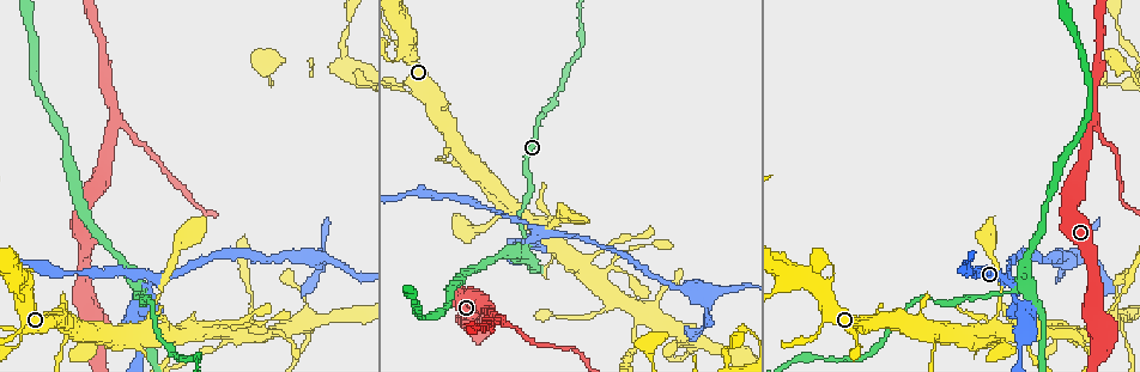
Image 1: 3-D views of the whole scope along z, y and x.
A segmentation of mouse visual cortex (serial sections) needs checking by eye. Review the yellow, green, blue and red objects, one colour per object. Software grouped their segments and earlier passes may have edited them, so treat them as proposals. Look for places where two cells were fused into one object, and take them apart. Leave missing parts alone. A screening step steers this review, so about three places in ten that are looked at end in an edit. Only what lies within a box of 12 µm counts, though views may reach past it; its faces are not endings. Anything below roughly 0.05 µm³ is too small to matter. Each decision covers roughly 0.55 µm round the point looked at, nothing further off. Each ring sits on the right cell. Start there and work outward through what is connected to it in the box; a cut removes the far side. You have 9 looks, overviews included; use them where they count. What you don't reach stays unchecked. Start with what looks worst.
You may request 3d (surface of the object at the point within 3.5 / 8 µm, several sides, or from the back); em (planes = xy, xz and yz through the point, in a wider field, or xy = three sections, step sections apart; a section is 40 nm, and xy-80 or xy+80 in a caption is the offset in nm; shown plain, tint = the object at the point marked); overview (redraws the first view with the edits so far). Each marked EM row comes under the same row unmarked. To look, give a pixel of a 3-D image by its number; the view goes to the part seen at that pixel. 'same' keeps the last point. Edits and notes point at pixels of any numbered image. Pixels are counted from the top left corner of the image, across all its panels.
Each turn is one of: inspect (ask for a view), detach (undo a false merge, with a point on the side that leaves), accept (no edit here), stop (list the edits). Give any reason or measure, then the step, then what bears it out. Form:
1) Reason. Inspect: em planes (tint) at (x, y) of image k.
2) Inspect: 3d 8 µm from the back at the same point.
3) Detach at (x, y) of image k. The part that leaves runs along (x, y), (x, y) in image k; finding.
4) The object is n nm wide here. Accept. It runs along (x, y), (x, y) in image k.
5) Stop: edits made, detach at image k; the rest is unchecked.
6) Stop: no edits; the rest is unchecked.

Arms part here. Inspect: 3d 8 µm at (143, 289) of image 1.

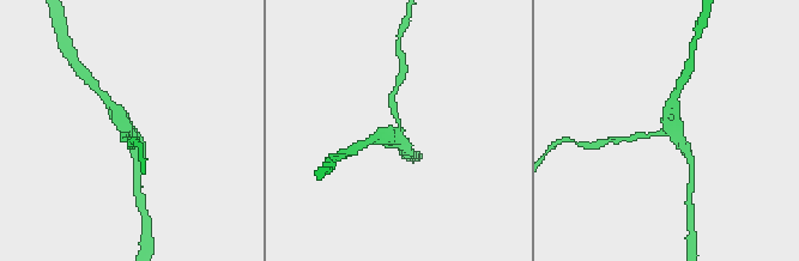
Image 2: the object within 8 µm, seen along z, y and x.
Inspect: 3d 3.5 µm from the back at (400, 127) of image 2.

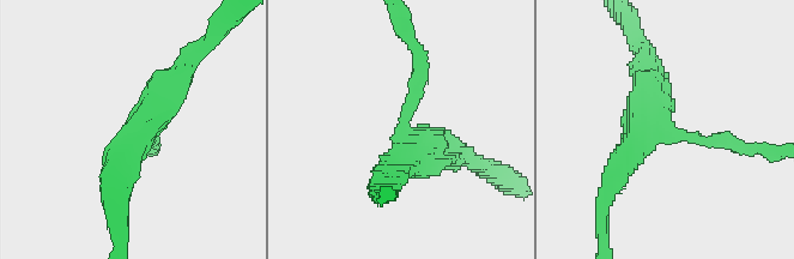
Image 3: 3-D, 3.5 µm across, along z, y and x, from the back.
Accept. It runs along (737, 145), (670, 133), (648, 71) in image 3; continuous, no second cell.

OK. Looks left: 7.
Sharp bend. Inspect: 3d 3.5 µm at (504, 319) of image 1.

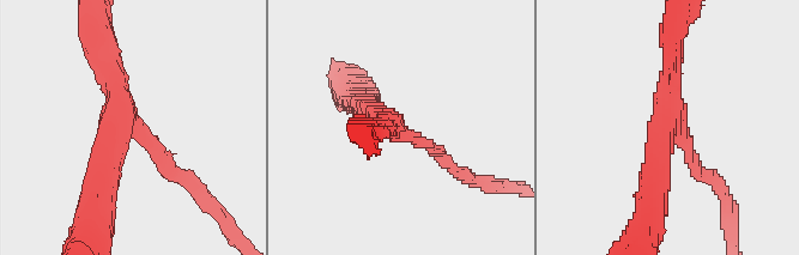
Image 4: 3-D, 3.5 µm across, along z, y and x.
3 arms meet here; the arms are 150, 250, 400 nm wide; need the tissue. Inspect: em xy step 2 (tint) at (396, 125) of image 4.

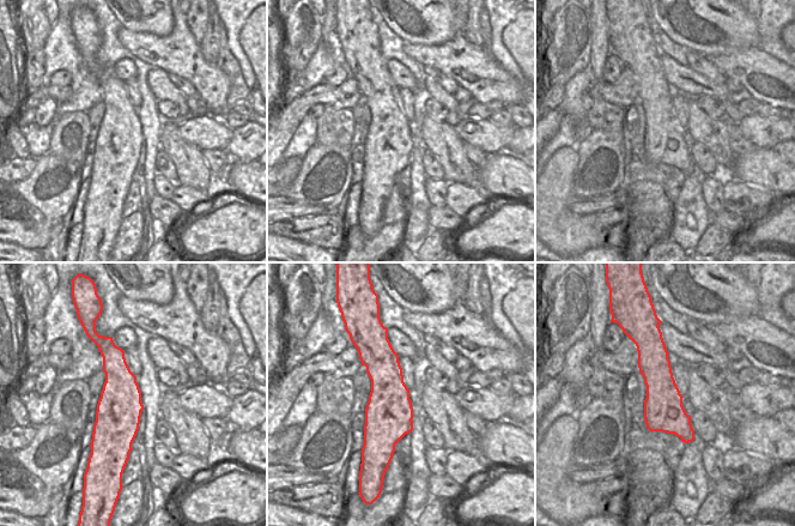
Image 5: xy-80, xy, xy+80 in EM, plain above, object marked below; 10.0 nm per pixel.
Accept. It runs along (654, 194), (673, 50) in image 4; one cell here.

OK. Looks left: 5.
Small branch off a trunk. Inspect: 3d 3.5 µm from the back at (637, 321) of image 1.

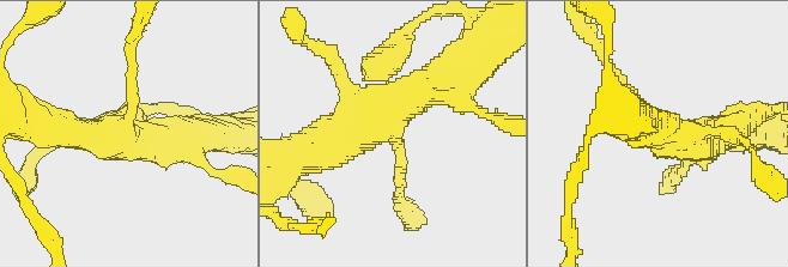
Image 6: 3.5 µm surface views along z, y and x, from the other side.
Inspect: em planes (tint) at (394, 136) of image 6.

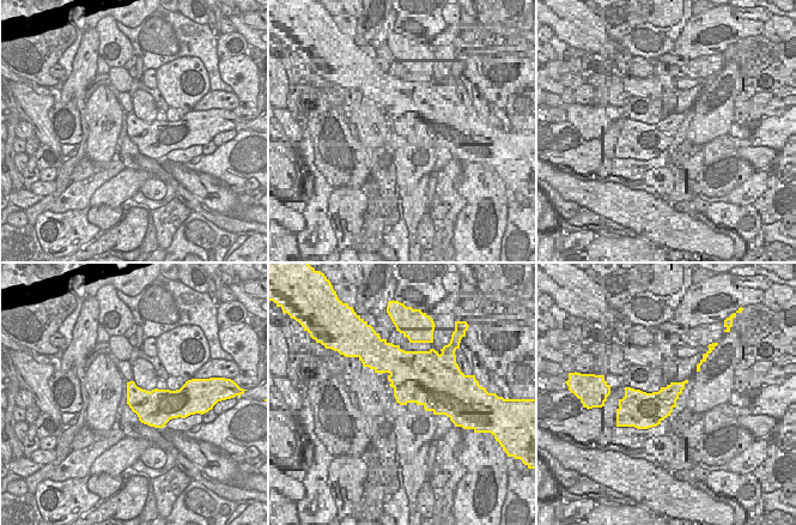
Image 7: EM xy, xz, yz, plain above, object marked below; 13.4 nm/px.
Inspect: em xy step 2 (tint) at the same point.

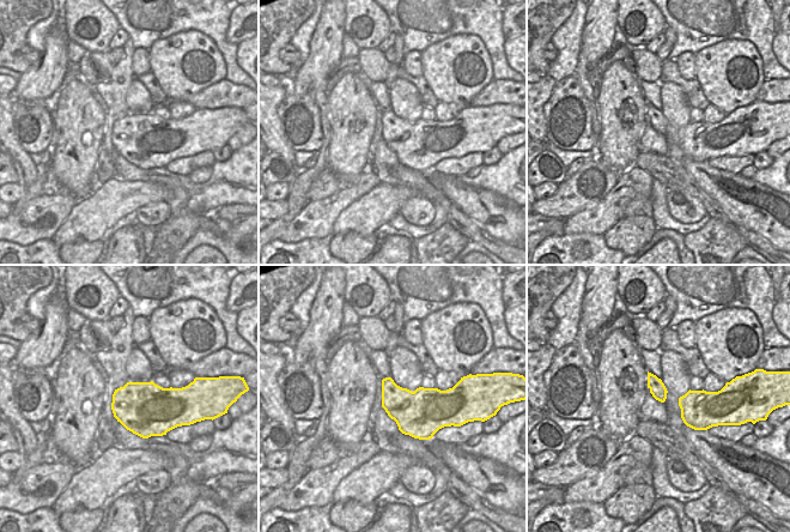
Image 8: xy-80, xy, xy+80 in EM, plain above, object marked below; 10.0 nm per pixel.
Accept. It runs along (447, 77), (367, 128), (310, 153) in image 6; continuous, no second cell.

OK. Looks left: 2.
Four arms meet. Inspect: 3d 3.5 µm from the back at (689, 343) of image 1.

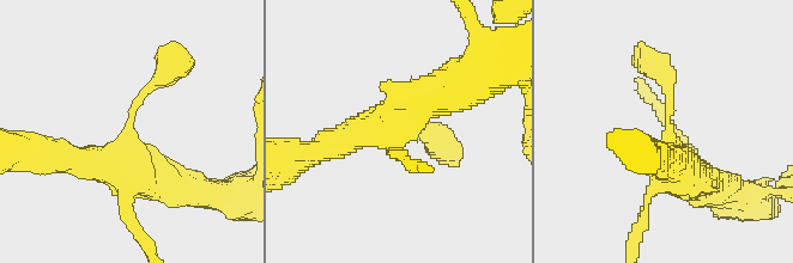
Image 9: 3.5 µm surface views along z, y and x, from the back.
Inspect: em xy step 5 (tint) at (670, 145) of image 9.

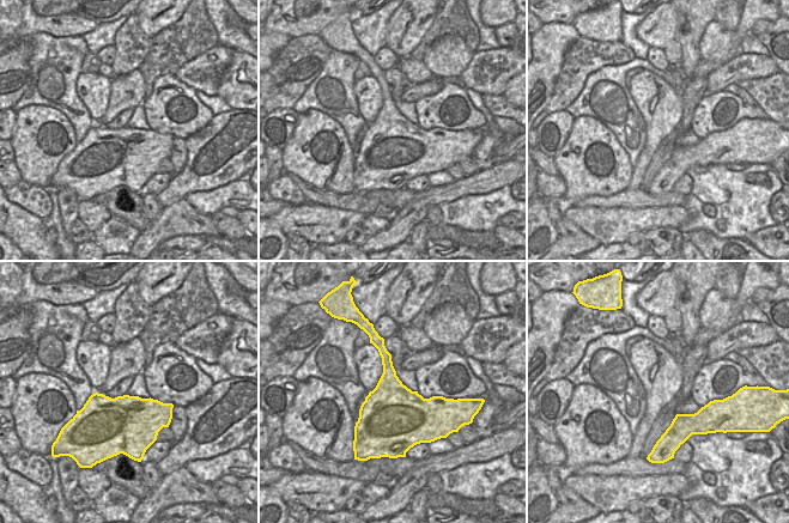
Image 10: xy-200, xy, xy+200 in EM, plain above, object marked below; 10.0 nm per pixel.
Accept. All the same cell.

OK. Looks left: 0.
Stop: no edits; the rest is unchecked.

